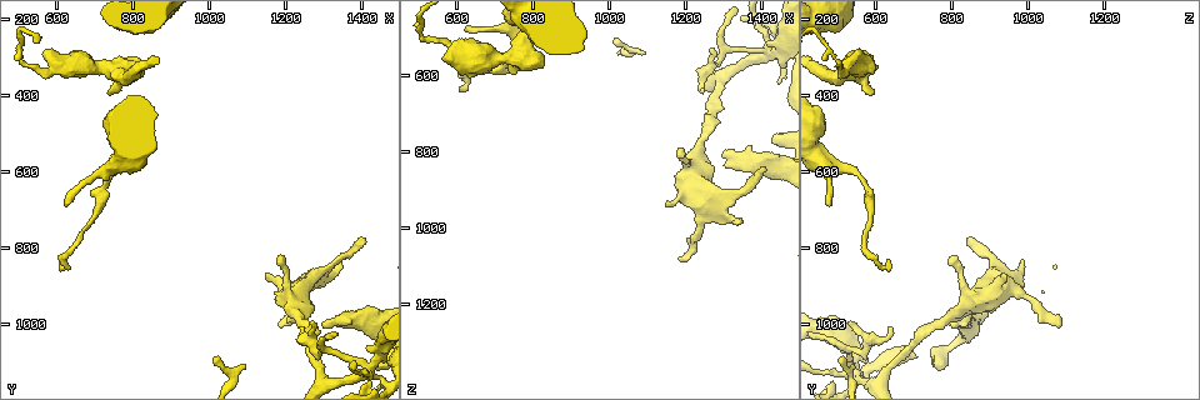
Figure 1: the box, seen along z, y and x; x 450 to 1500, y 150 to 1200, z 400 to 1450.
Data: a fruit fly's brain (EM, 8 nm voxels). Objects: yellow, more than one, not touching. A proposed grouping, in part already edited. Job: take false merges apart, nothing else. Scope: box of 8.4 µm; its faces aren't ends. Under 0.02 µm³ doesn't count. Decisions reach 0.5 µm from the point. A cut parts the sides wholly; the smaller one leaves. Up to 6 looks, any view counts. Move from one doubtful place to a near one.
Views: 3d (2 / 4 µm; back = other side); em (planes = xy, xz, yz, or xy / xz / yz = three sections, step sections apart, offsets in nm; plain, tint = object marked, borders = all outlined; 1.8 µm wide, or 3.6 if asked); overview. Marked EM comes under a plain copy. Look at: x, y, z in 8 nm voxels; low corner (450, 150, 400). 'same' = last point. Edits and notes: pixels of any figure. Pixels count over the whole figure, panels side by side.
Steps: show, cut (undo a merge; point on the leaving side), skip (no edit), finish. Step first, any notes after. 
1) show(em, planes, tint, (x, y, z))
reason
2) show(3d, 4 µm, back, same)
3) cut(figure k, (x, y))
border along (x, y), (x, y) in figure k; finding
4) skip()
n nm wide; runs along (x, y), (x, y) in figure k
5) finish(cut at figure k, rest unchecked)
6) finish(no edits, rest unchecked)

show(em, planes, tint, (1405, 1125, 545))
small branch off a trunk

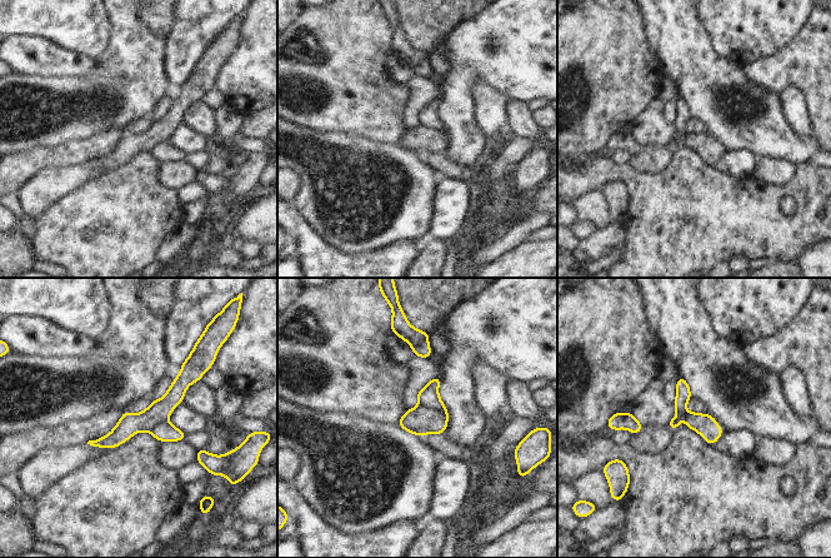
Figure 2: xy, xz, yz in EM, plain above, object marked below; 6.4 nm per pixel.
cut(figure 2, (427, 397))
140 nm wide; the part that leaves runs along (681, 380), (680, 414), (674, 426) in figure 2; two cells meet here

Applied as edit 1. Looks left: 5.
show(overview)

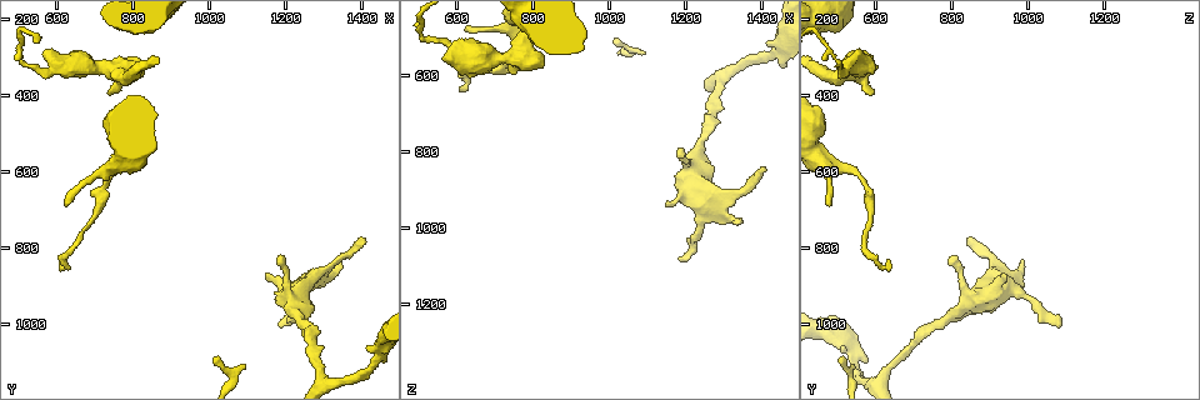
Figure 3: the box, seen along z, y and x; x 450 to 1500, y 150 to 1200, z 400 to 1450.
show(em, 3.6 µm, yz, step 16, tint, (1250, 905, 900))

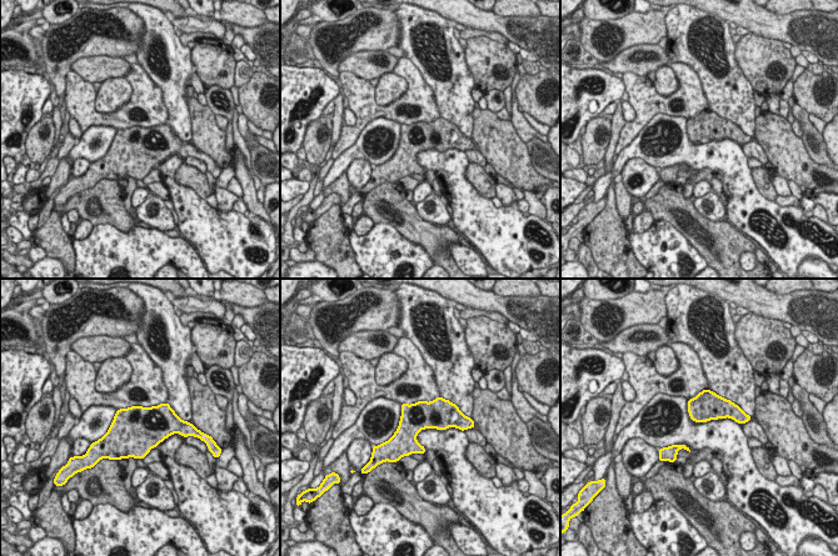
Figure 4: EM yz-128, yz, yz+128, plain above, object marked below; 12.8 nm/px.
show(em, 3.6 µm, xz, step 8, tint, same)
cut it another way

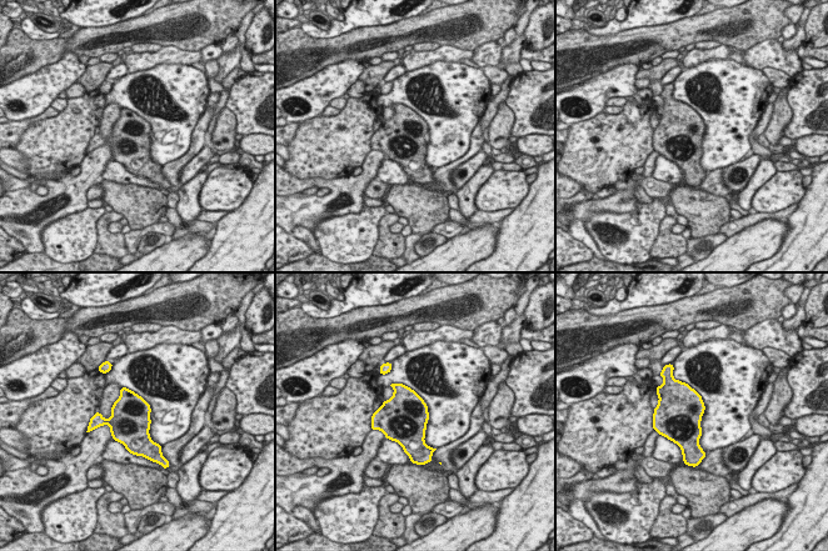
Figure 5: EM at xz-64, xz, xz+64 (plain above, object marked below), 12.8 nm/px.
skip()
one cell here

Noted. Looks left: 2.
finish(cut at figure 2, rest unchecked)

